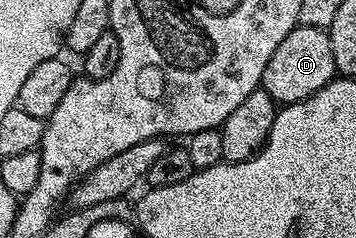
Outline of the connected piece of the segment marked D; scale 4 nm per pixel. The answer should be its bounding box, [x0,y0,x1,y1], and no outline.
[260,24,337,104]

